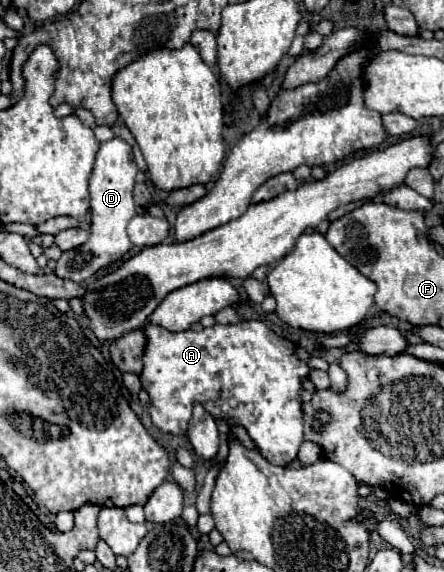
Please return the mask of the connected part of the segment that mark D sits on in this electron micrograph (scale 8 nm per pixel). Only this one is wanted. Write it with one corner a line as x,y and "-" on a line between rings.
113,137
111,141
103,141
99,145
93,175
89,181
91,211
93,211
89,241
83,247
77,247
75,251
63,253
61,259
57,261
55,275
63,279
71,279
75,283
85,281
99,269
121,259
131,249
131,241
127,237
127,223
137,215
137,209
133,203
133,185
135,185
137,171
139,169
133,159
133,149
127,141

